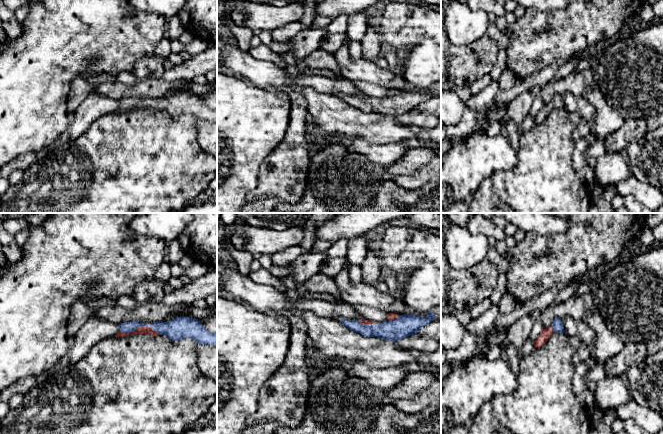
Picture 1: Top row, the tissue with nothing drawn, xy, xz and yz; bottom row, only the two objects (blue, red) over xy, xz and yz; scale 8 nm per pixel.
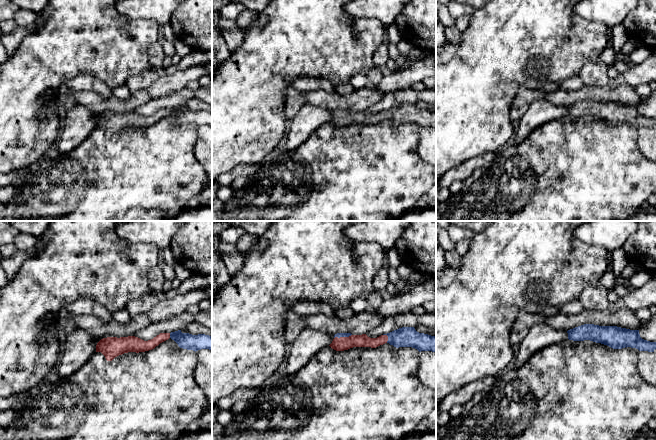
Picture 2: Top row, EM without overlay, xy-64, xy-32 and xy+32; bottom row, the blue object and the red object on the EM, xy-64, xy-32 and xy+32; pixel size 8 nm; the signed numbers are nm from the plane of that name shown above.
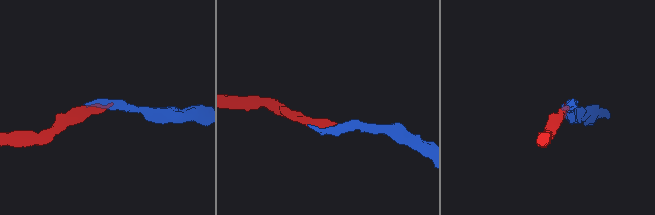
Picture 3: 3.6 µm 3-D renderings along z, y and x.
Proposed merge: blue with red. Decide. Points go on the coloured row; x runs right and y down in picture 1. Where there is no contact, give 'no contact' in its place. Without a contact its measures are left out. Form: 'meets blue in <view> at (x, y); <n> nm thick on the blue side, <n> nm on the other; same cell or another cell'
meets blue in xy at (141, 325); 140 nm thick on the blue side, 60 nm on the other; same cell

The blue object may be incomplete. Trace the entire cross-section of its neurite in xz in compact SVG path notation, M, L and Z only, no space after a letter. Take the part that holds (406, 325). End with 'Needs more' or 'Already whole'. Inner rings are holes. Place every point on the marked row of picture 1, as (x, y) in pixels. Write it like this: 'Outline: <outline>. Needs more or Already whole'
Outline: M433 310L427 312L428 316L423 318L418 315L399 315L388 313L388 320L374 324L371 320L357 321L341 319L340 322L365 337L376 337L377 339L391 340L393 342L402 340L418 331L435 320Z. Needs more

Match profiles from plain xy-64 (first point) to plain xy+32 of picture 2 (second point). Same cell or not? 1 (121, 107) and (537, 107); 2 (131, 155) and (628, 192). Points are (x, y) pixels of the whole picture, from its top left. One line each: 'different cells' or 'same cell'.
1: different cells
2: same cell

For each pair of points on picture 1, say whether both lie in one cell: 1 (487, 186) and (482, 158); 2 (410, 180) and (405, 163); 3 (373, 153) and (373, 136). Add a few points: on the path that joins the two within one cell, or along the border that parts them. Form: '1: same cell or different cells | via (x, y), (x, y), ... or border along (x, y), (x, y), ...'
1: different cells | border along (490, 176), (487, 176), (471, 194)
2: different cells | border along (428, 161), (413, 172), (400, 174), (392, 179)
3: different cells | border along (354, 137), (362, 137), (377, 143), (397, 142)

